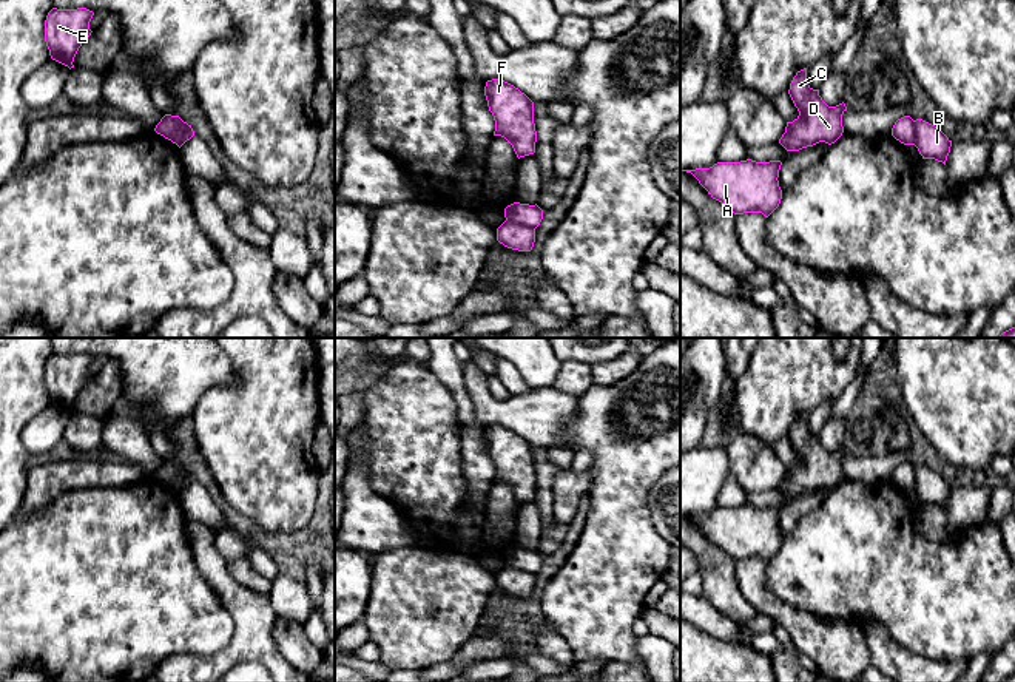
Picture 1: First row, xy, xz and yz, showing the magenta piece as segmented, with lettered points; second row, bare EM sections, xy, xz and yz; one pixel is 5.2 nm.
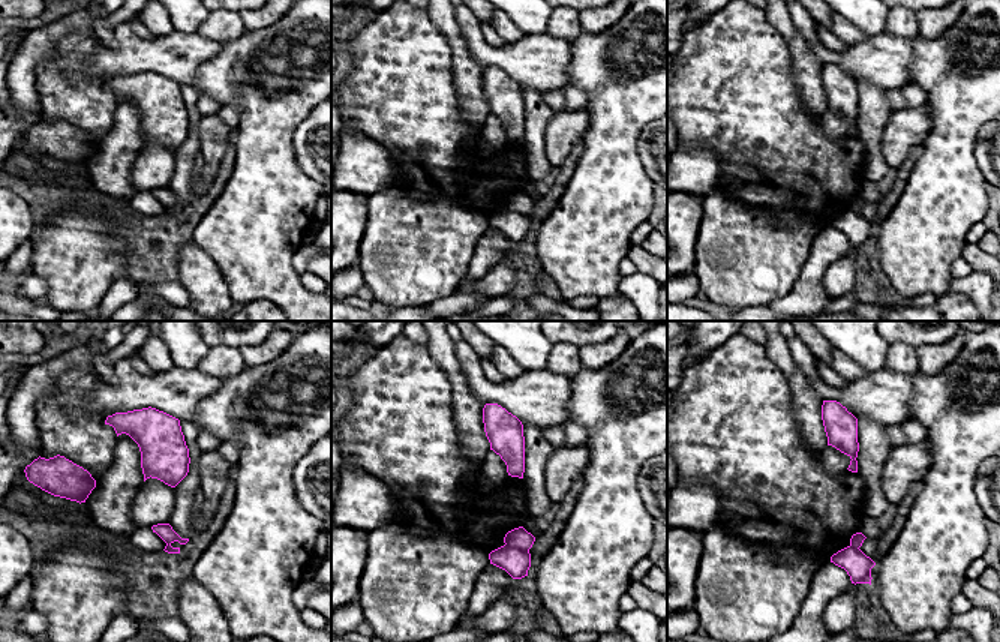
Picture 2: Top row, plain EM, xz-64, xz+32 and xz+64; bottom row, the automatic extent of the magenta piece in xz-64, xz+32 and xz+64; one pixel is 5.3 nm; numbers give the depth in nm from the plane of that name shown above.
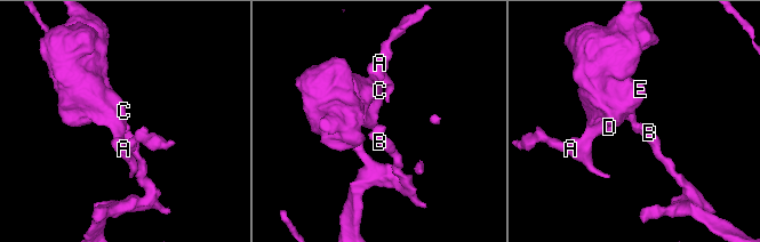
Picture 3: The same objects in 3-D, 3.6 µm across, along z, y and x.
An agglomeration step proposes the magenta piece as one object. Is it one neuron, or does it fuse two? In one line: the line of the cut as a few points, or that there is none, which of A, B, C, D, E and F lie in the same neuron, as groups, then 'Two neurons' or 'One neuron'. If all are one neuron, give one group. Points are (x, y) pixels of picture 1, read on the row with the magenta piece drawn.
Split along xz (506, 219), (534, 229). Groups: A C D E F / B. Two neurons

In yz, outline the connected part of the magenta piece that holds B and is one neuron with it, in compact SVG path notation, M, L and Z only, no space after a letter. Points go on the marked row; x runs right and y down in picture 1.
M916 119L913 120L915 139L913 143L922 159L935 159L946 165L950 153L952 140L935 125Z

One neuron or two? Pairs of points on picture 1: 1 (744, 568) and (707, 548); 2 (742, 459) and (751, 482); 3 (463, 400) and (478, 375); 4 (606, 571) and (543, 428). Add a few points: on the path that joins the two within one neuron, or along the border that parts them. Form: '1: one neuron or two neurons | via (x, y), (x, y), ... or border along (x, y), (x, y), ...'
1: two neurons | border along (735, 560), (739, 590), (747, 599)
2: one neuron | via (748, 465), (751, 476)
3: two neurons | border along (461, 364), (463, 384), (472, 414), (485, 425)
4: two neurons | border along (576, 412), (566, 428), (566, 437), (559, 445)

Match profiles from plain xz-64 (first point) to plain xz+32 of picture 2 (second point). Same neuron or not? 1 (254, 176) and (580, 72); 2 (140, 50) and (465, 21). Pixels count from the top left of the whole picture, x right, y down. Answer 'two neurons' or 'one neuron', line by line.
1: one neuron
2: one neuron

